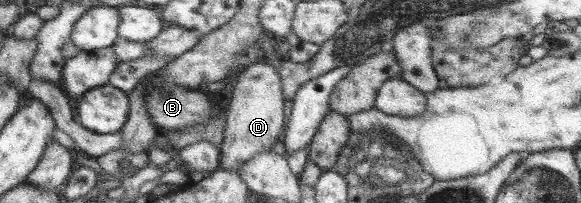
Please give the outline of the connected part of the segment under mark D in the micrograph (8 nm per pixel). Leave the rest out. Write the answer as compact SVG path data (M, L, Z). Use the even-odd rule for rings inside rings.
M259 61L238 75L227 112L224 141L220 147L220 168L238 173L248 159L253 159L263 151L269 151L276 141L282 140L286 129L284 100L282 81L278 71L269 63Z

